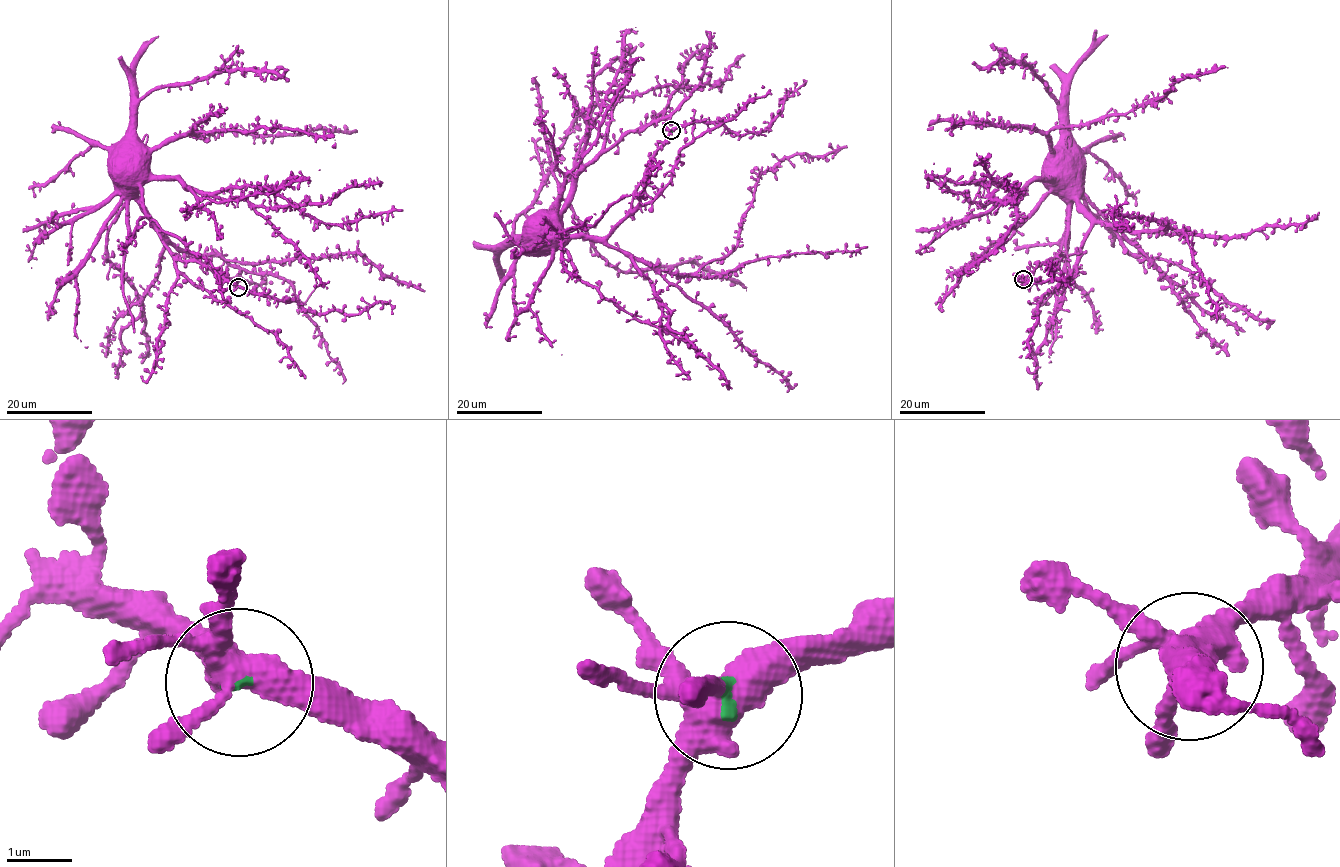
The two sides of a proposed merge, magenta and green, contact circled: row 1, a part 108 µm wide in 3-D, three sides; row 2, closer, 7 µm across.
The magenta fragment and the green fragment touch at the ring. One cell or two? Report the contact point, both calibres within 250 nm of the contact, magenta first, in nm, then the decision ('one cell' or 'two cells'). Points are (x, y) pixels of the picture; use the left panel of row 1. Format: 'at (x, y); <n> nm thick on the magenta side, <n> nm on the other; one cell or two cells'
at (238, 287); 460 nm thick on the magenta side, 110 nm on the other; one cell

